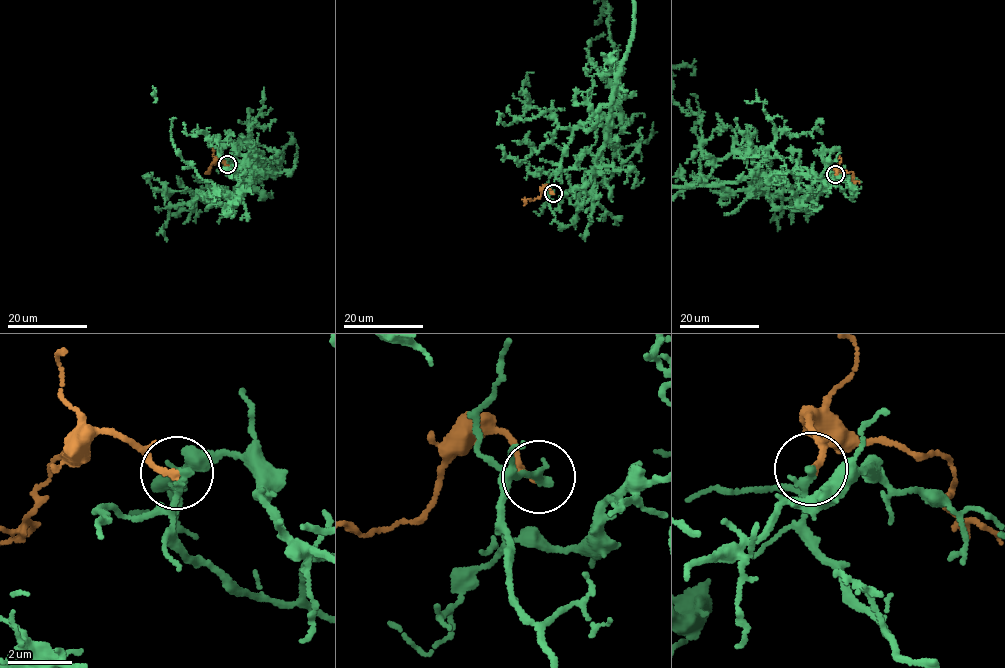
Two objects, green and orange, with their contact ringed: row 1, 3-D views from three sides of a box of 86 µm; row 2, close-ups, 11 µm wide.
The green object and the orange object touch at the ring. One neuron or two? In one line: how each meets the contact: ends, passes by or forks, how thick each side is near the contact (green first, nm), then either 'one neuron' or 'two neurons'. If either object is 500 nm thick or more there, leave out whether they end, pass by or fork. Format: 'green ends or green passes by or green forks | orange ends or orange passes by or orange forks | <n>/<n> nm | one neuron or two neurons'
green ends | orange ends | 240/200 nm | one neuron

